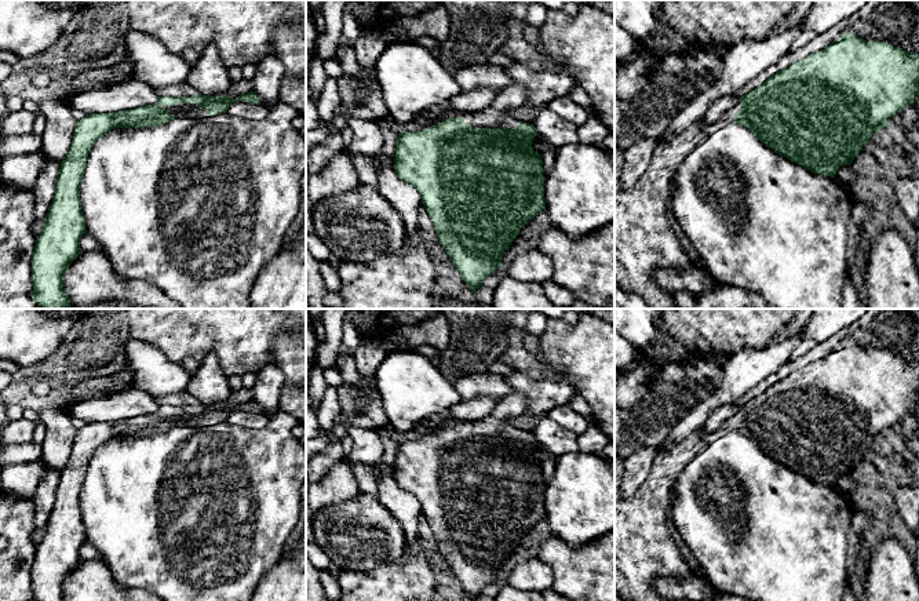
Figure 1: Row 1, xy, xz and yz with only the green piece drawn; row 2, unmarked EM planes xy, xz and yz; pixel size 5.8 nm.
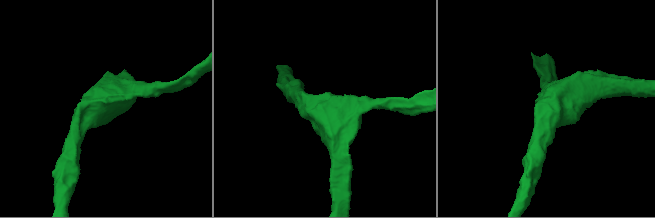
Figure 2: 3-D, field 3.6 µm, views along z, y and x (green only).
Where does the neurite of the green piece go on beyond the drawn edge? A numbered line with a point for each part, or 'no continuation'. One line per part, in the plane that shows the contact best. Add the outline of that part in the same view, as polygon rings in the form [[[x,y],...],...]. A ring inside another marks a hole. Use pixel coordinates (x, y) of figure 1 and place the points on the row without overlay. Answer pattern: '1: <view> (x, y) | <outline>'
1: xy (192, 419) | [[[196,411],[189,412],[175,412],[172,415],[164,416],[171,425],[187,426],[187,427],[207,427],[209,426],[208,420],[197,414]],[[161,414],[161,416],[164,416]]]

